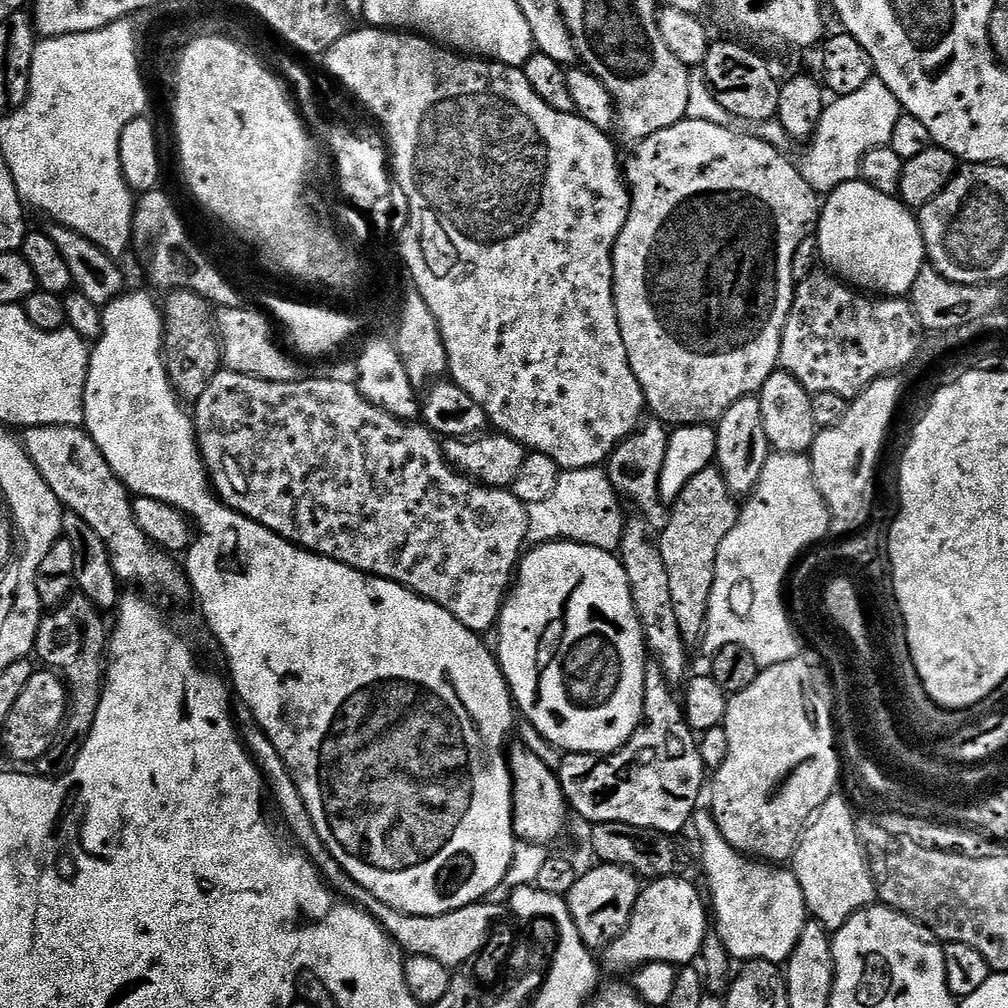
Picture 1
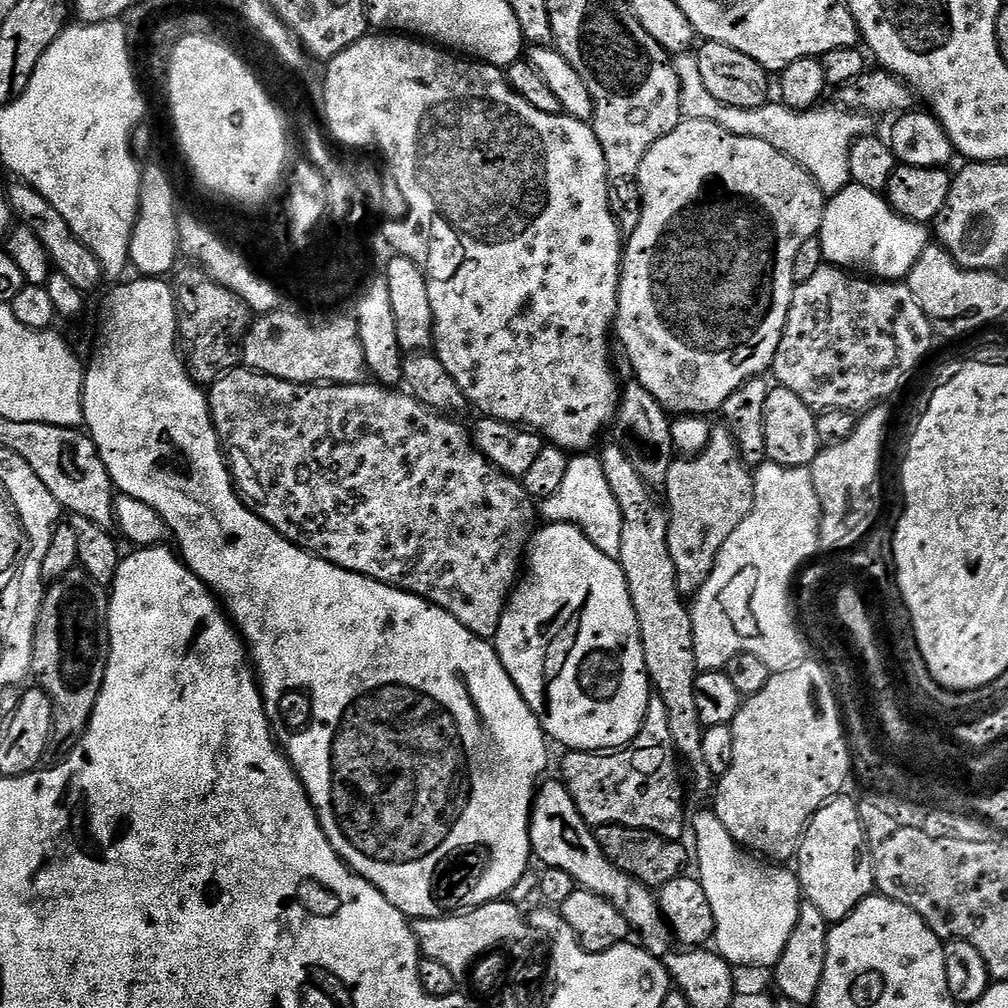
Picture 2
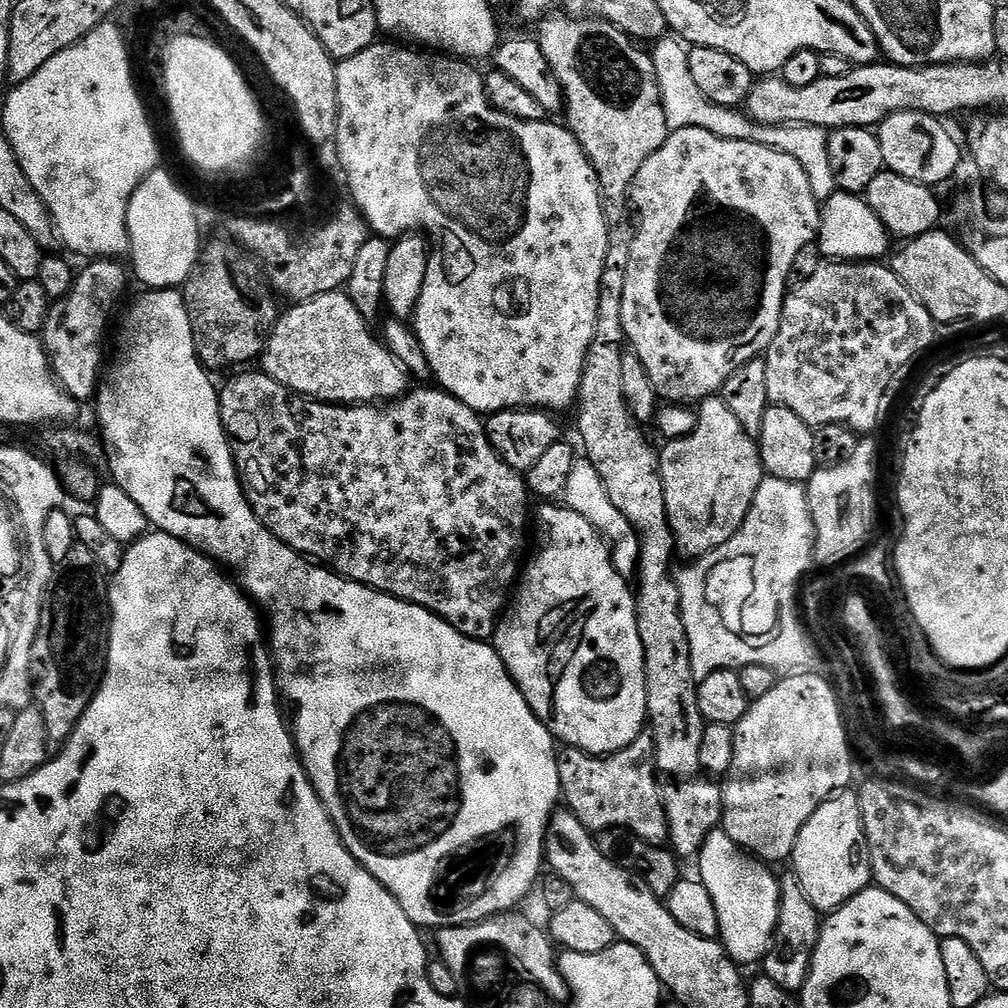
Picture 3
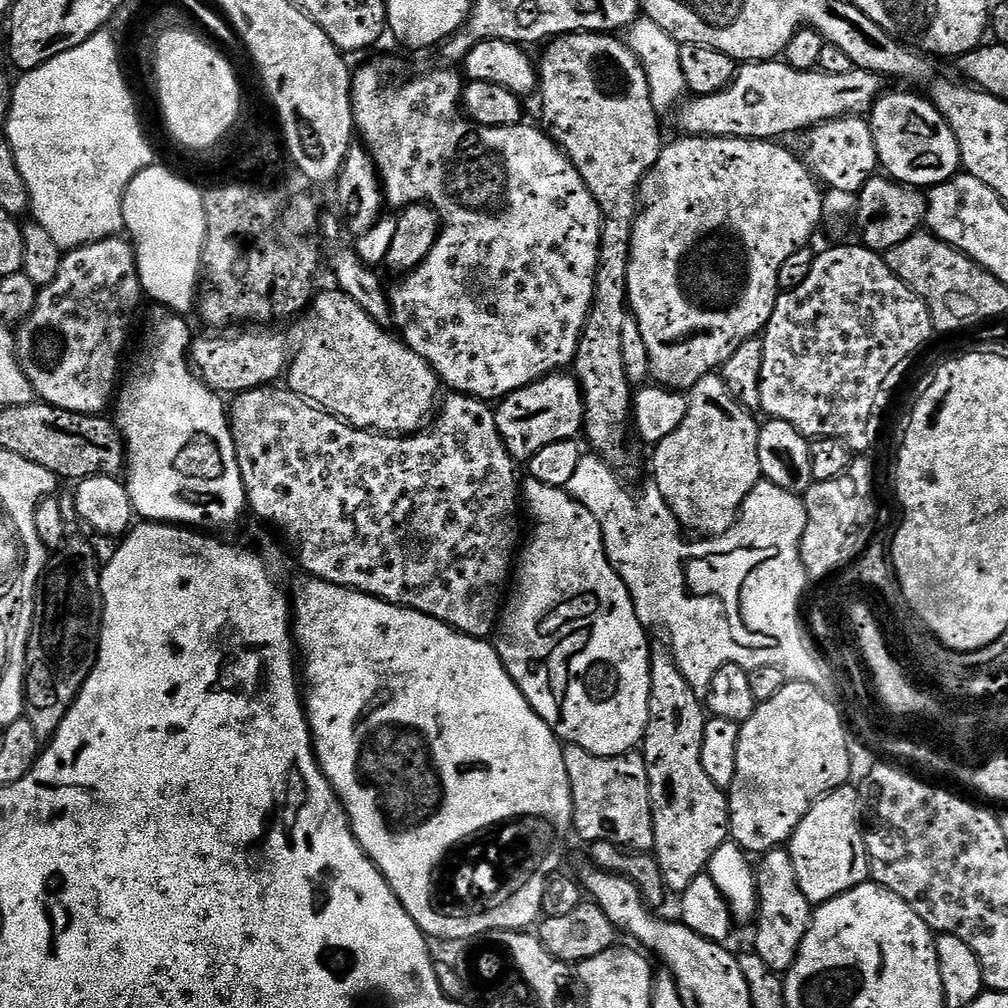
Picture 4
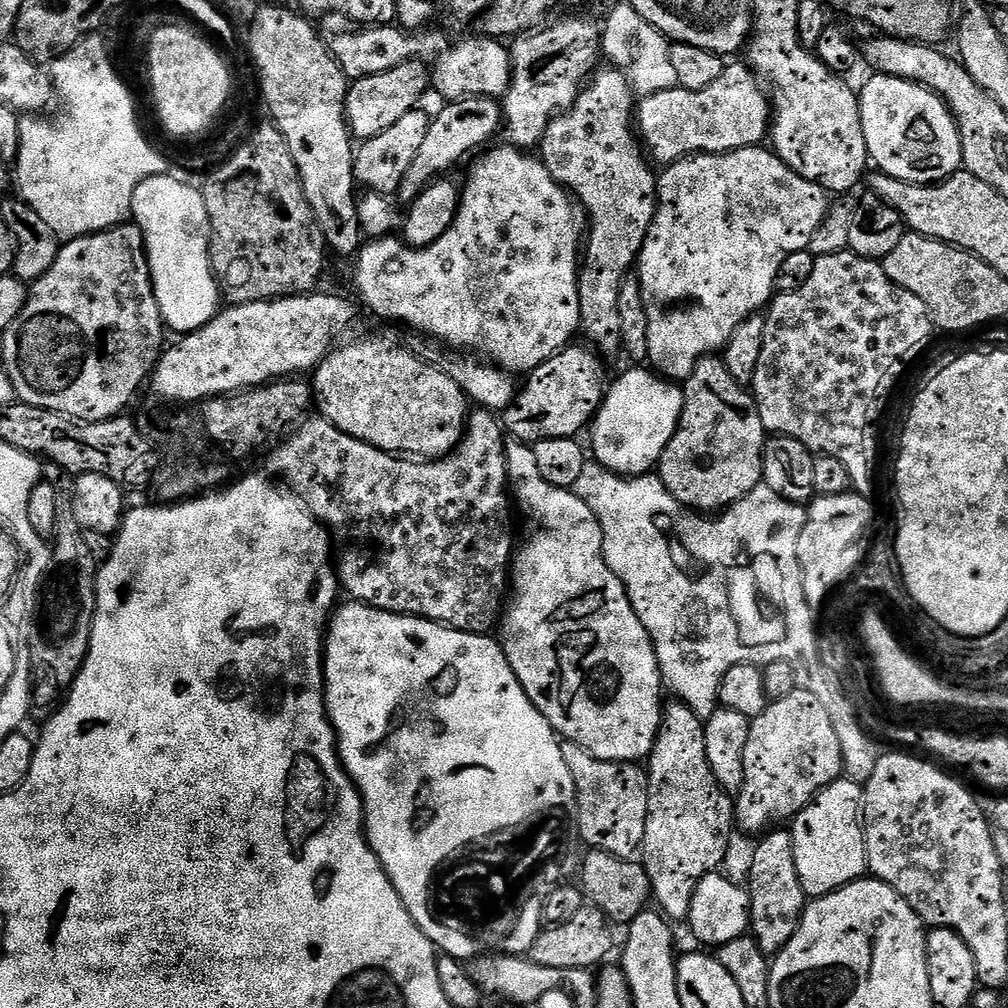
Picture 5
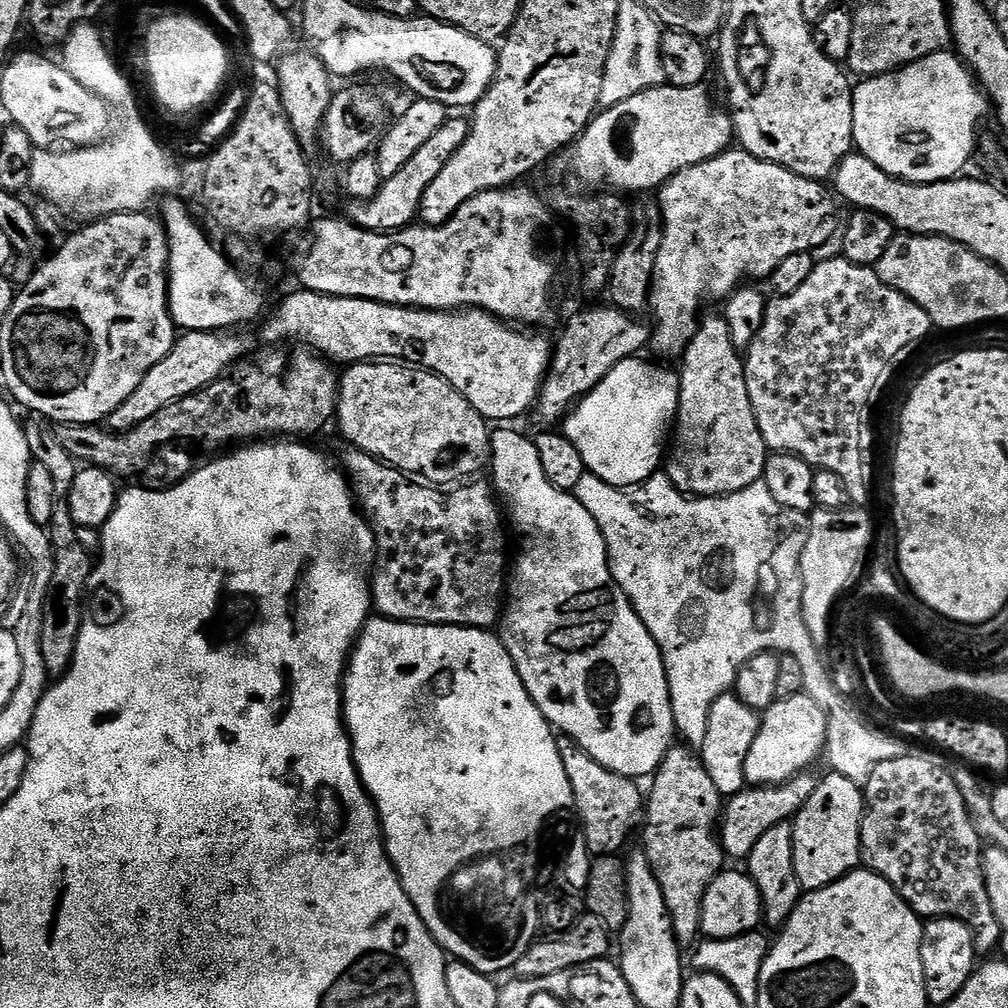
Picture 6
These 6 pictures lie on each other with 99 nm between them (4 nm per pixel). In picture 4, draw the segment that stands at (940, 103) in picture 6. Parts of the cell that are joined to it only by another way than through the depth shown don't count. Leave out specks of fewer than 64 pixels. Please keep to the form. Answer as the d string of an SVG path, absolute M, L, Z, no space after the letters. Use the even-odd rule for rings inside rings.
M890 92L881 95L870 113L876 152L880 155L883 171L893 180L917 190L946 183L962 168L958 142L950 126L932 105L931 99L924 97L923 100L908 92Z

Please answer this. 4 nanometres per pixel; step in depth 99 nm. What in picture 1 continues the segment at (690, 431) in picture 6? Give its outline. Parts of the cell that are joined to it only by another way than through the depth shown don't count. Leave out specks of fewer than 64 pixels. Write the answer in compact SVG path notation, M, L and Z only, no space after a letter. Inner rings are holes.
M713 466L702 470L702 474L694 474L690 482L682 490L682 494L671 505L666 519L663 521L664 533L658 536L658 547L662 554L662 562L666 562L666 578L670 582L670 599L674 602L674 618L678 622L678 630L682 632L684 643L689 646L699 645L704 638L710 594L714 590L718 550L722 546L722 538L734 530L738 519L738 500L726 486L726 478L719 467Z

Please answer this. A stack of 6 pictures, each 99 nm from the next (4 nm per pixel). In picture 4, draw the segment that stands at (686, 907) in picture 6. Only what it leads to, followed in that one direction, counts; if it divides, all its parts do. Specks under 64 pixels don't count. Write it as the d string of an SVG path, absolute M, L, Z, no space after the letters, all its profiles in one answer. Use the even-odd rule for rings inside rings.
M653 643L650 655L650 710L642 741L642 755L652 799L654 855L669 893L683 894L694 878L705 875L714 850L729 843L728 798L725 789L714 786L706 770L702 770L702 734L706 708L701 697L692 689L690 682L682 678L682 670L678 668L678 662L672 657L671 647L667 643Z

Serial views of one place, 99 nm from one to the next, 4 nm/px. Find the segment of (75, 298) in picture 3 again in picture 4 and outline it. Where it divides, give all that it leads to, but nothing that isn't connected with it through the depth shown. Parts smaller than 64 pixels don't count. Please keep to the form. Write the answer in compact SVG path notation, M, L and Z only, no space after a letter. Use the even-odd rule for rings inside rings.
M113 238L111 240L99 240L93 244L87 244L81 248L73 248L67 253L62 262L62 270L58 272L58 278L45 288L40 289L38 302L34 306L34 314L26 318L24 324L19 325L15 333L16 355L20 358L20 369L26 374L26 378L32 384L32 391L45 404L53 404L67 412L81 412L87 416L94 416L105 411L104 407L113 403L118 392L118 381L120 376L120 359L124 356L124 347L128 344L128 335L132 332L132 319L140 308L140 300L144 296L144 288L140 285L138 274L138 262L136 261L136 250L131 243L124 238Z

